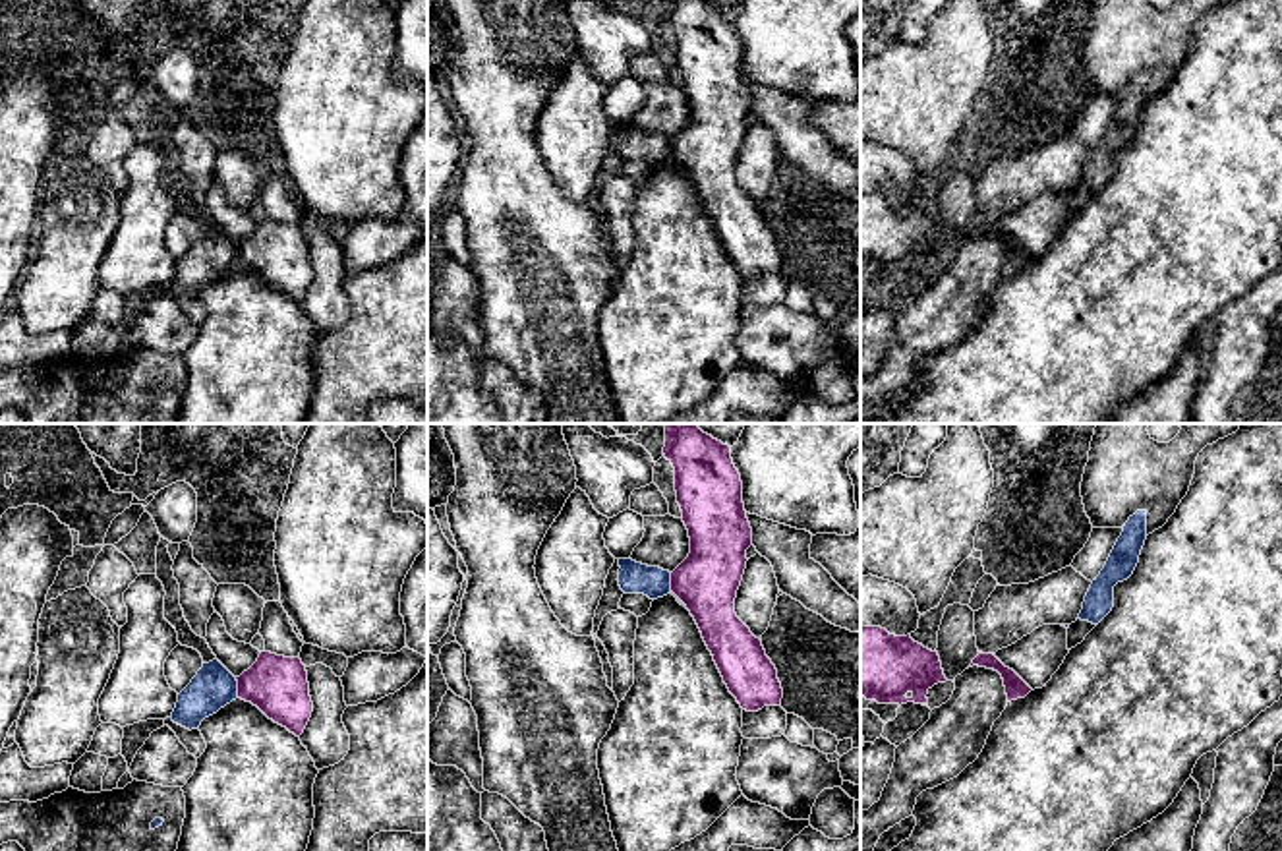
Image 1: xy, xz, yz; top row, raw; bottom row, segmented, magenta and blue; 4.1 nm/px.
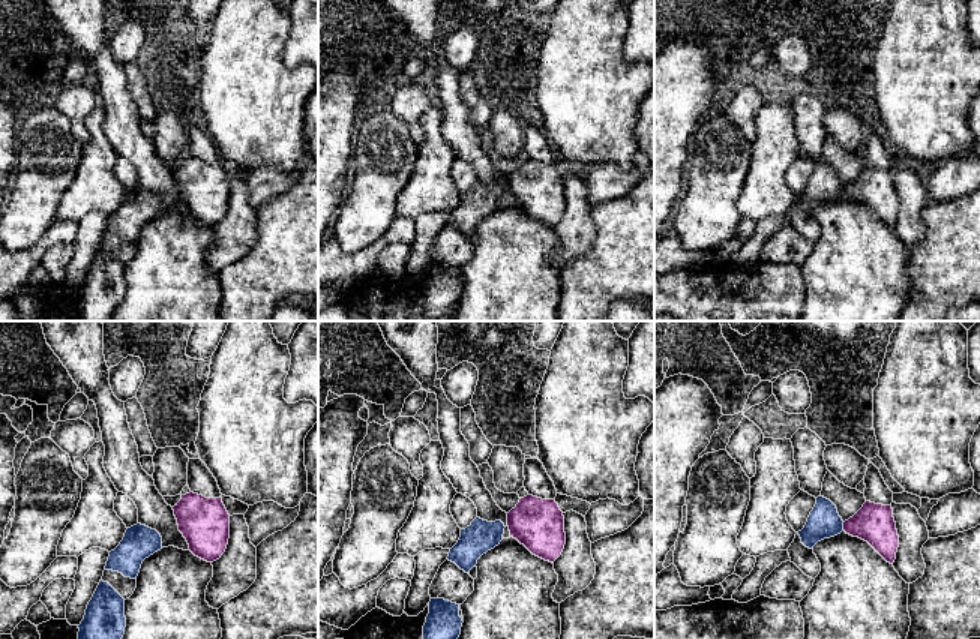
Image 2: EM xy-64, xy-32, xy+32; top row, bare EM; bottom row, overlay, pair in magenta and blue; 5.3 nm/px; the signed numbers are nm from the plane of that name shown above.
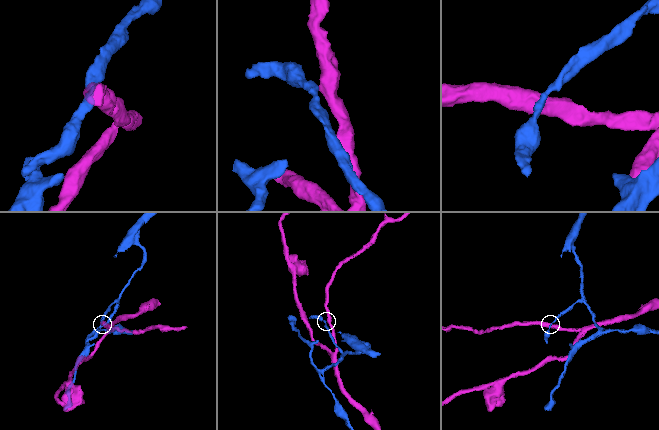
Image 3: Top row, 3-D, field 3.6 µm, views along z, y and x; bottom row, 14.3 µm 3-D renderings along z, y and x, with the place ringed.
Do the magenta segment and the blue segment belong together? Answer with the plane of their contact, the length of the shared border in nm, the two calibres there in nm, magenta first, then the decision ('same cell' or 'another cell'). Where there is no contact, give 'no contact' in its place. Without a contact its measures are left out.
contact in xy; length 90 nm; calibres 240 and 180 nm; another cell

